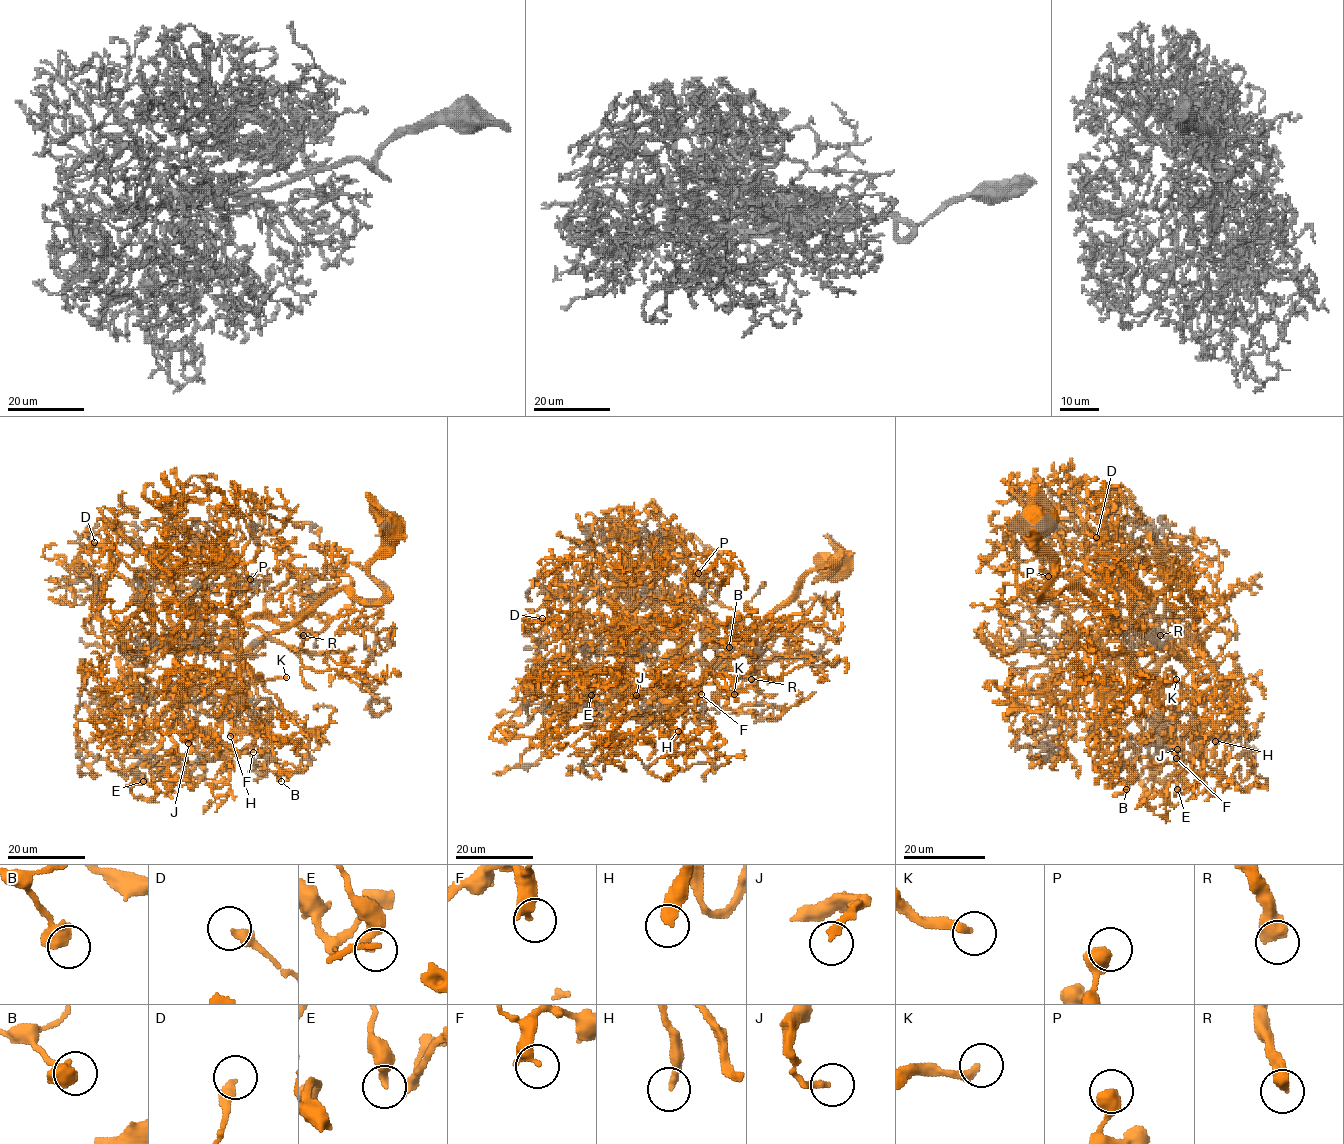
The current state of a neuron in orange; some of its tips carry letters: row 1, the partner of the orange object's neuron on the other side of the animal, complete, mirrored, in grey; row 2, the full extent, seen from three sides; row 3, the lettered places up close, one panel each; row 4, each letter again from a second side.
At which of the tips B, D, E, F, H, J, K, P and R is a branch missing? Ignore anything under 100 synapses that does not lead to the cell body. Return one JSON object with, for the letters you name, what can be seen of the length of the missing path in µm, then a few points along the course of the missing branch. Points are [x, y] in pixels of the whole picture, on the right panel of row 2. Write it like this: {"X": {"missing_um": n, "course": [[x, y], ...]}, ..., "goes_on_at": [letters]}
{"H": {"missing_um": 60, "course": [[1215, 741], [1221, 772], [1205, 815], [1183, 823], [1175, 804], [1163, 808], [1153, 797], [1135, 795]]}, "K": {"missing_um": 35, "course": [[1176, 679], [1181, 690], [1157, 720], [1144, 726], [1139, 735], [1129, 730], [1119, 736], [1115, 731]]}, "R": {"missing_um": 45, "course": [[1160, 635], [1155, 646], [1175, 661], [1179, 683], [1181, 676], [1194, 690], [1202, 669]]}, "goes_on_at": ["H", "K", "R"]}

